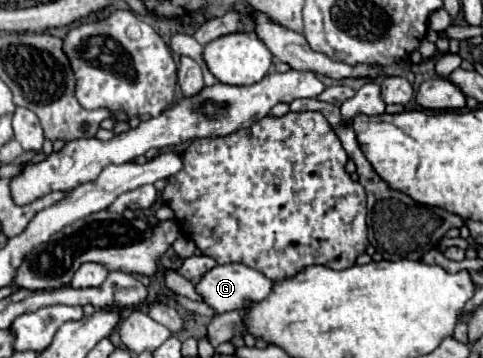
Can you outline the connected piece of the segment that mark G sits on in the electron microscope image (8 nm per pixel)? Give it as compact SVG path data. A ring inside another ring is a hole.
M218 264L210 272L206 272L206 276L202 276L202 280L194 288L208 306L212 306L218 314L222 314L230 310L244 310L246 308L244 302L264 300L272 290L272 280L268 280L266 276L262 276L262 272L252 270L244 264Z

